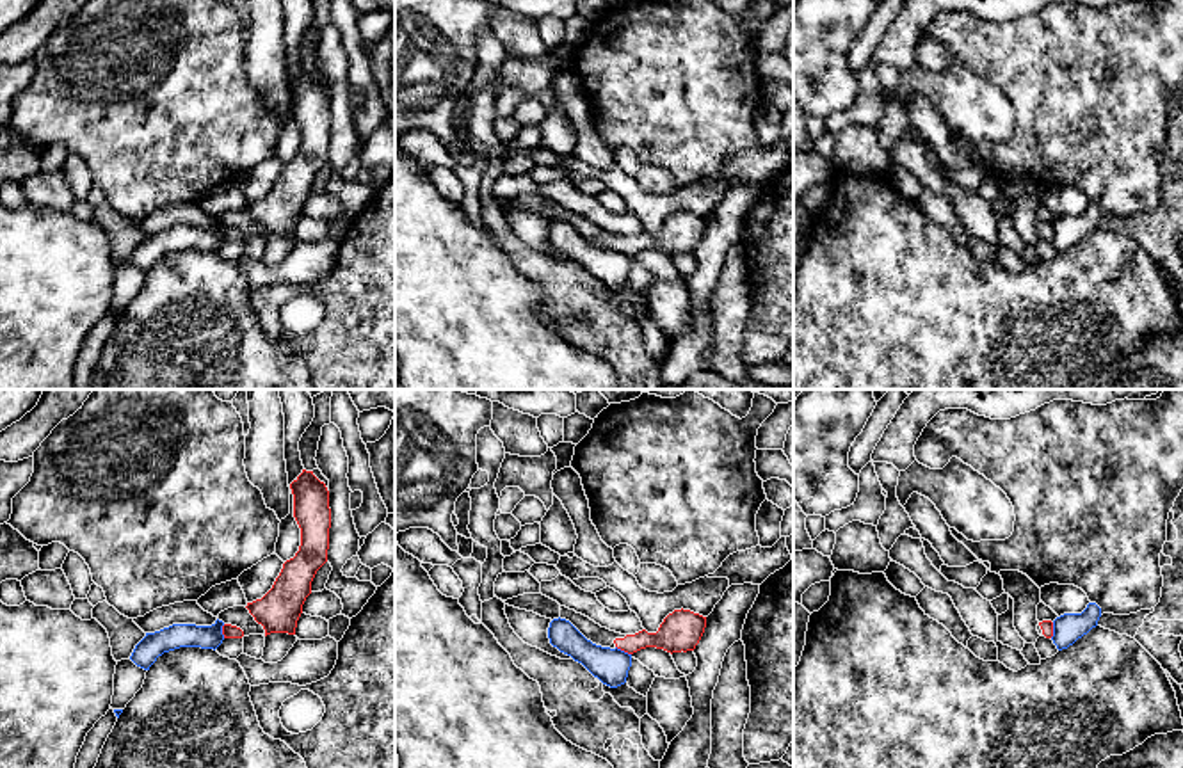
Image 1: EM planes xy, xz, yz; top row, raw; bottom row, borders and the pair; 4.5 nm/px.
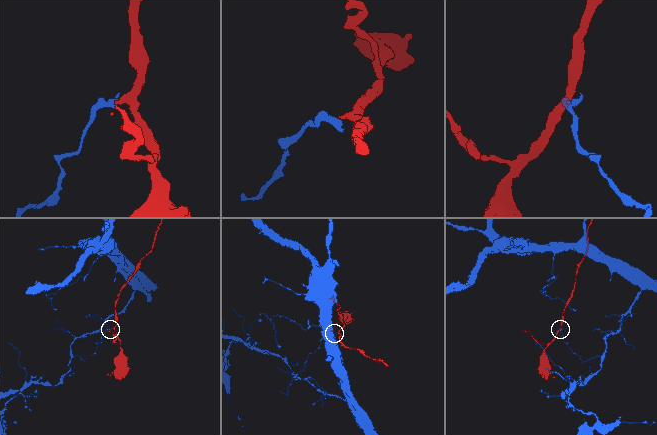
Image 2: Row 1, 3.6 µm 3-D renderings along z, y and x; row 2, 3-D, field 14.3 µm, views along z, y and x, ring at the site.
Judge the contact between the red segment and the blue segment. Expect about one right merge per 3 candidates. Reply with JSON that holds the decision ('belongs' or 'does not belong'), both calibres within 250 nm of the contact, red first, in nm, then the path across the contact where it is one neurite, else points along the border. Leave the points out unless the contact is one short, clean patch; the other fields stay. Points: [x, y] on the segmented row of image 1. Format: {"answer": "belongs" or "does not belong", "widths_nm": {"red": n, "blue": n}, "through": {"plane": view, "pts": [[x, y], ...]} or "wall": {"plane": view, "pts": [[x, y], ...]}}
{"answer": "does not belong", "widths_nm": {"red": 160, "blue": 160}, "wall": {"plane": "xz", "pts": [[616, 646], [630, 655]]}}

